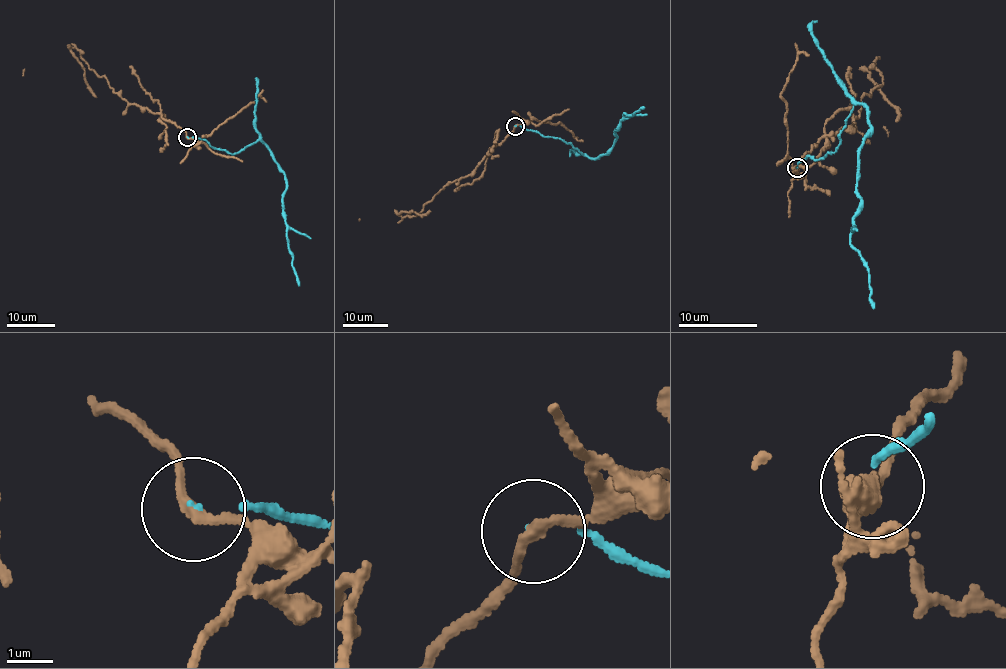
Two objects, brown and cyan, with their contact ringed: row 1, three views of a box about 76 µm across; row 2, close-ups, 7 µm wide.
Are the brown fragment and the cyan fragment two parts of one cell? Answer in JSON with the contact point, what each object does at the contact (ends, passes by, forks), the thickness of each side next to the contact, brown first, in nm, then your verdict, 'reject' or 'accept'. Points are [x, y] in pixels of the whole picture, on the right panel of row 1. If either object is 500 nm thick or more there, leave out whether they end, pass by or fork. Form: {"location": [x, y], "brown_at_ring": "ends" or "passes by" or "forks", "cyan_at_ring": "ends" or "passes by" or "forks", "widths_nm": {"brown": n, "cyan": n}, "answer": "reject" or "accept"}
{"location": [797, 167], "brown_at_ring": "passes by", "cyan_at_ring": "ends", "widths_nm": {"brown": 240, "cyan": 50}, "answer": "reject"}

